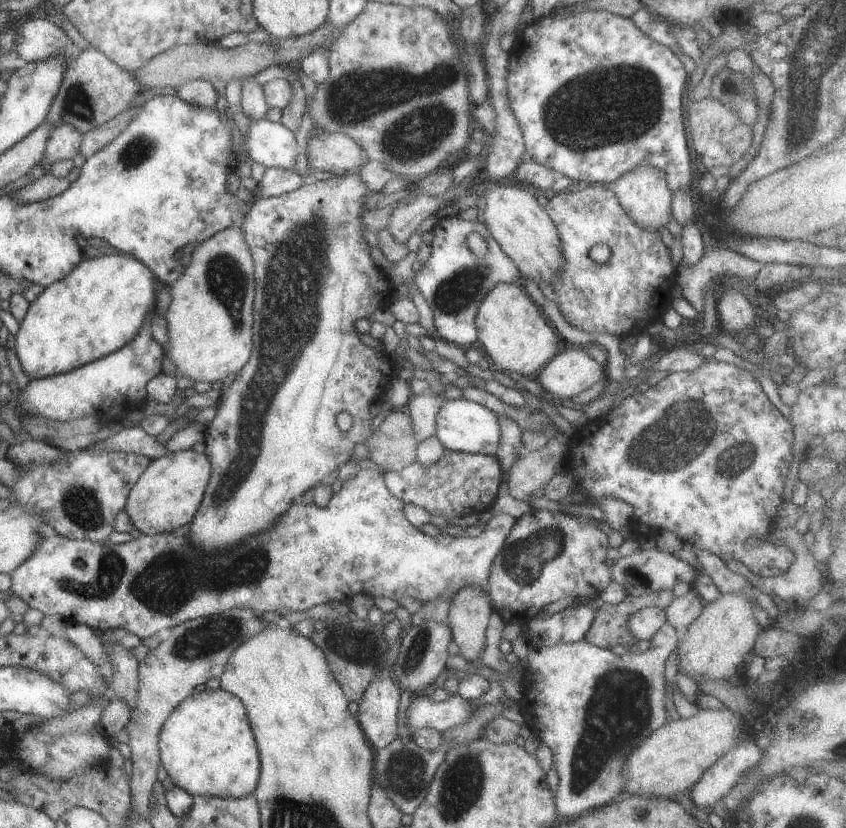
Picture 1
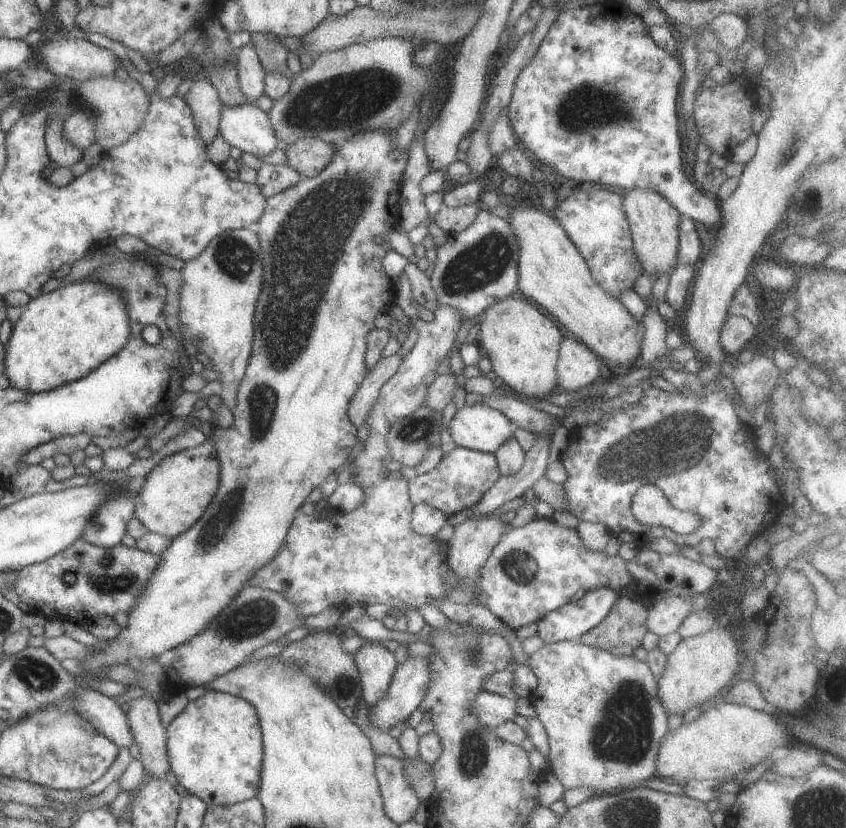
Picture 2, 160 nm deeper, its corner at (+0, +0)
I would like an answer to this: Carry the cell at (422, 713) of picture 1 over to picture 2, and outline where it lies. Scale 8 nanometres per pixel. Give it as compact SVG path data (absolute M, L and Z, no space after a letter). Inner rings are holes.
M480 691L471 700L471 714L483 726L497 726L497 724L513 720L516 715L515 704L517 702L515 700L516 697L505 698L505 696Z

